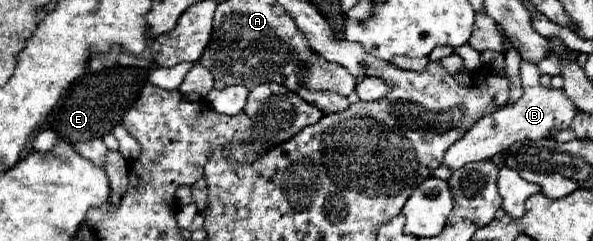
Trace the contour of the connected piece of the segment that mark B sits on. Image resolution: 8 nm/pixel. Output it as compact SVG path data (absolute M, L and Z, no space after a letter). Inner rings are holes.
M522 60L520 62L520 74L522 74L522 88L524 96L514 104L506 108L498 108L494 114L480 118L460 142L452 144L444 156L444 164L448 164L452 170L458 170L466 162L476 162L476 160L490 160L492 156L500 154L502 150L508 150L512 142L518 142L522 138L546 138L550 132L556 128L568 128L574 114L576 106L572 106L570 98L564 94L564 90L554 90L554 88L542 88L538 86L538 66L534 62Z

